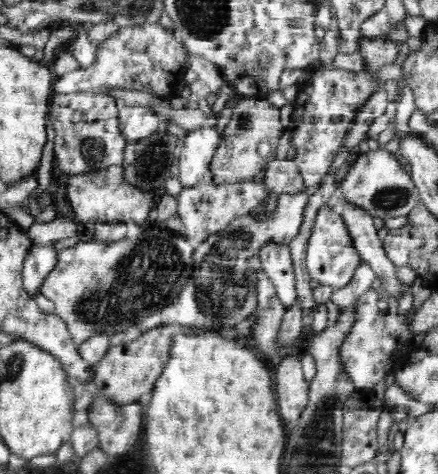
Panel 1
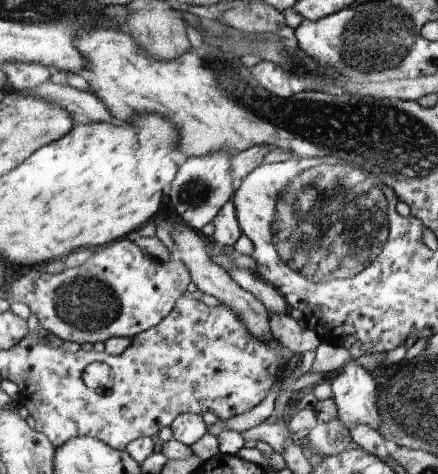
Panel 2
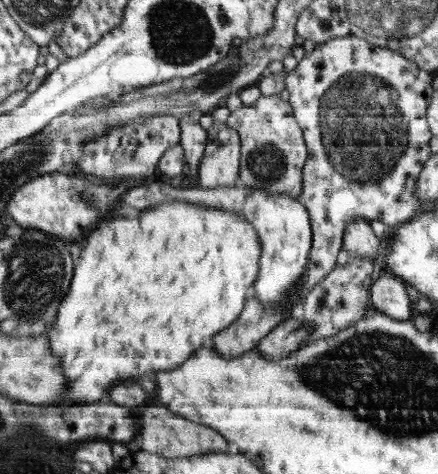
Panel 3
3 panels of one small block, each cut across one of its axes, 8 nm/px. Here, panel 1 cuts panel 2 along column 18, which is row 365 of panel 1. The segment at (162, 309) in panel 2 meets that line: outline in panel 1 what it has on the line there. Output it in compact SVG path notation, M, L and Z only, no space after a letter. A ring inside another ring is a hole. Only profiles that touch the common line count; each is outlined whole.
M288 356L276 368L274 374L274 392L278 398L278 410L284 422L298 422L302 412L308 406L310 382L304 380L302 362L298 356Z

